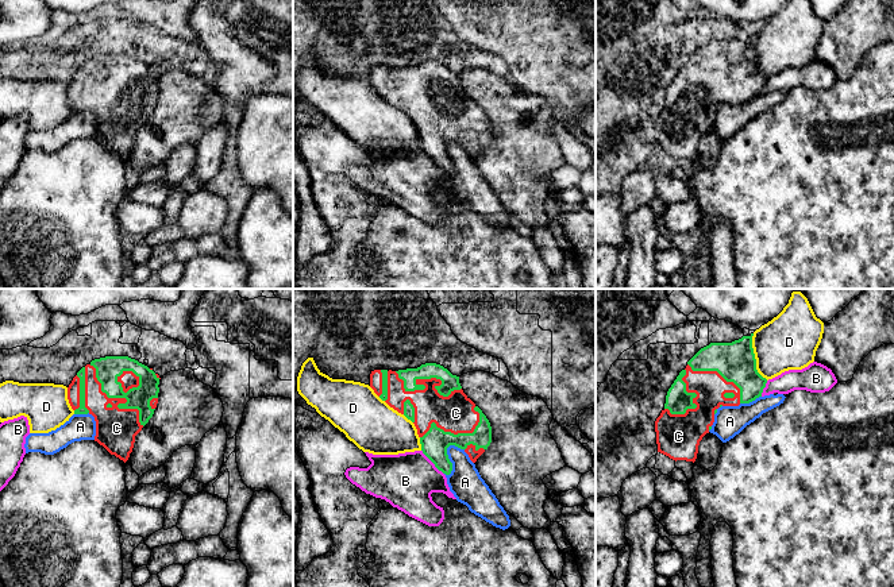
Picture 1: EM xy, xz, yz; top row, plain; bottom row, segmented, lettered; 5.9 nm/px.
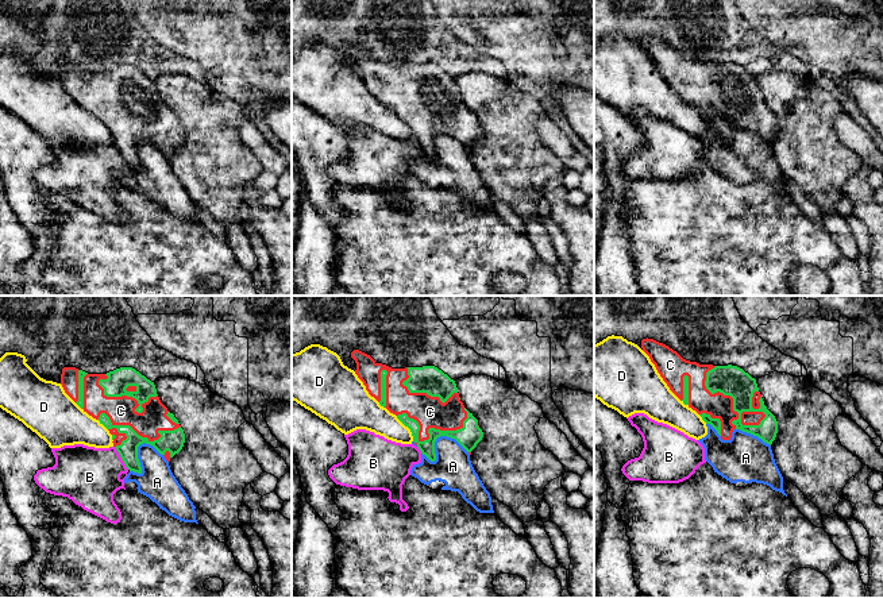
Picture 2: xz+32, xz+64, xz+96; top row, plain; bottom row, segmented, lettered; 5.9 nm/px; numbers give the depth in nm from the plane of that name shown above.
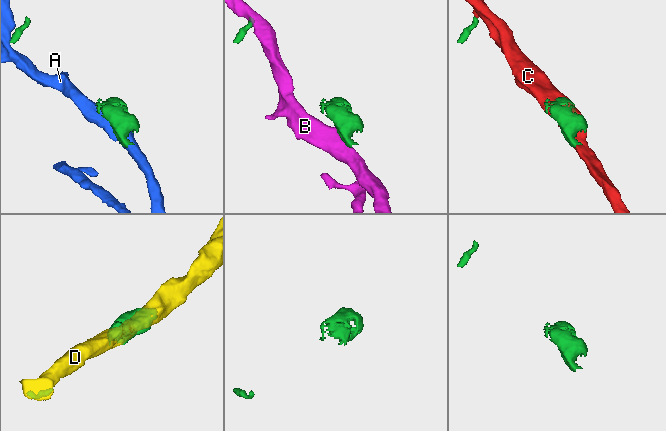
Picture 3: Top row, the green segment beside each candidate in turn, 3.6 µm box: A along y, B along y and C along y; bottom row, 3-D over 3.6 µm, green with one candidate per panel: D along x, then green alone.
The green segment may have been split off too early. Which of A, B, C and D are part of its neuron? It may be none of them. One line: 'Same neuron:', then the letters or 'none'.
Same neuron: C

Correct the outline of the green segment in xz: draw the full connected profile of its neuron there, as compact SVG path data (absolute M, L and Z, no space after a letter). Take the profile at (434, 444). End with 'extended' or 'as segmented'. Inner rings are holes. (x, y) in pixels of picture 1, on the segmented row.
M425 363L417 368L374 370L370 374L370 387L390 408L411 420L420 437L423 453L446 475L452 471L447 448L455 445L463 449L473 463L492 443L492 426L482 410L463 393L459 376L436 363Z; extended

